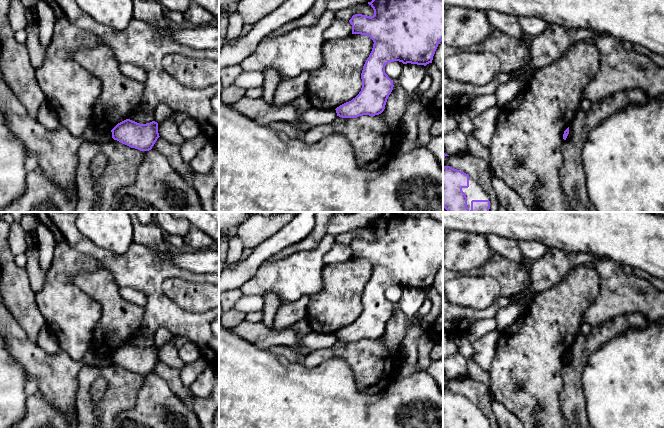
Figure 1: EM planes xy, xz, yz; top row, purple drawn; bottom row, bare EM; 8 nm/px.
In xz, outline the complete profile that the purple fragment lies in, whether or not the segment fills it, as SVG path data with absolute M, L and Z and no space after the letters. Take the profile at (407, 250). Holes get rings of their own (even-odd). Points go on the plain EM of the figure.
M382 212L382 215L368 228L374 234L373 240L355 238L349 244L352 249L352 258L366 259L373 264L374 268L361 297L361 315L351 325L335 333L337 340L342 342L381 338L394 311L393 304L385 297L385 290L394 285L426 290L432 287L438 268L443 264L443 223L433 219L429 212Z

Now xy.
M130 343L118 347L112 354L112 362L131 372L149 375L160 361L158 347L140 348Z

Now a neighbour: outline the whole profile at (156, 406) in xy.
M156 374L146 376L135 406L120 412L112 428L201 428L191 406L179 400L166 381Z

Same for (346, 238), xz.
M368 227L357 228L353 231L337 235L335 243L349 245L355 238L362 238L371 241L374 239L374 234Z

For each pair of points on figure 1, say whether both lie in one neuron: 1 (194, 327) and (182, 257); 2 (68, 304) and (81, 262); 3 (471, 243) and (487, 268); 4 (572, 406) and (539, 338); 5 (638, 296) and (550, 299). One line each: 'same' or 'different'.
1: different
2: same
3: different
4: different
5: different

